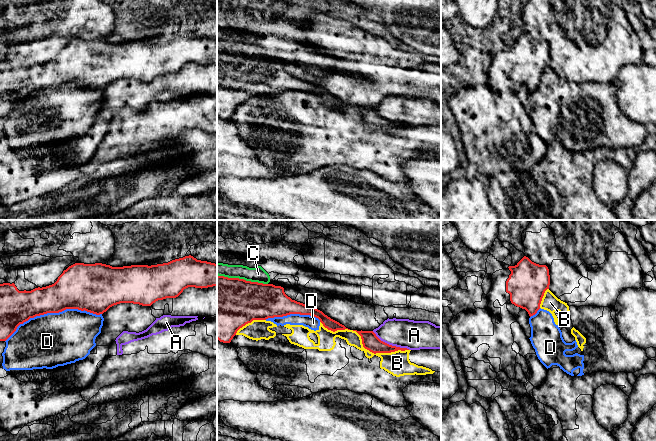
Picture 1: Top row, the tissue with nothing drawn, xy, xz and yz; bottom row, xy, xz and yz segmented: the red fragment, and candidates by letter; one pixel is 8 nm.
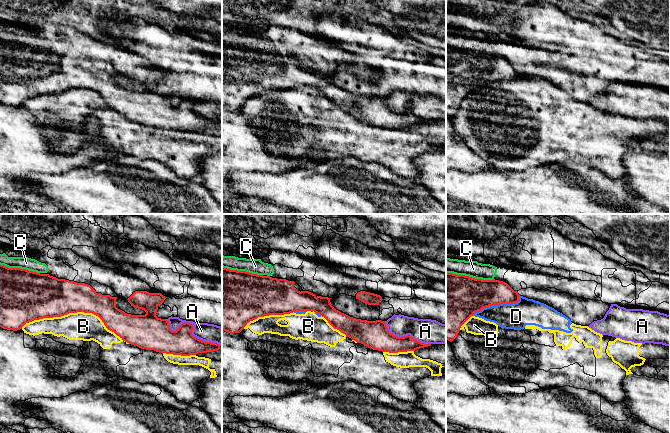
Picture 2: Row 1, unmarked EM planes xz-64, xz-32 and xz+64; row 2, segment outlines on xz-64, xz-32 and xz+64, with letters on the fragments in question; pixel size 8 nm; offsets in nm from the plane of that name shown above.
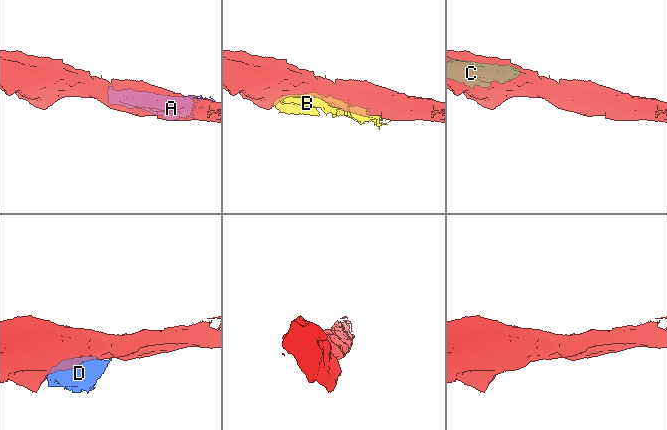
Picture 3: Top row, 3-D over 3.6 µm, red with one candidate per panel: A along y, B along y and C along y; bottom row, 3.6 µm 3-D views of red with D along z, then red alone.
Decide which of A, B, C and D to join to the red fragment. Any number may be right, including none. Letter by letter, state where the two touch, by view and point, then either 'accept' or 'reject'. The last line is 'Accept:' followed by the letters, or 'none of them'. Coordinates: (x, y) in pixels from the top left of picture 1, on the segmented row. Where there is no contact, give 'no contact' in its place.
A: contact xz (391, 345); reject
B: contact xz (377, 352); reject
C: contact xz (242, 279); accept
D: contact xy (52, 312); reject
Accept: C

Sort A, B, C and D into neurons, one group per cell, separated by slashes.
A / B D / C

